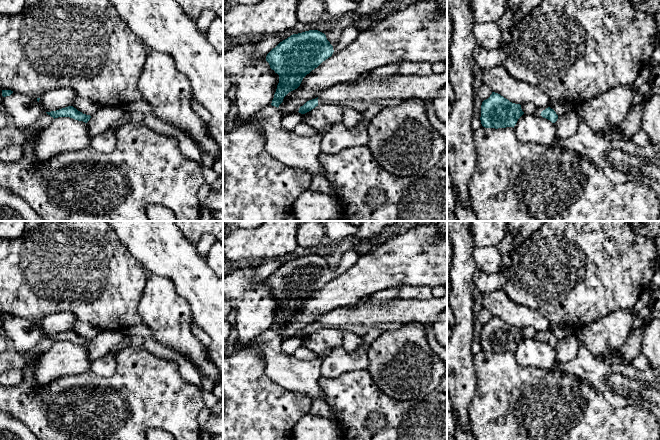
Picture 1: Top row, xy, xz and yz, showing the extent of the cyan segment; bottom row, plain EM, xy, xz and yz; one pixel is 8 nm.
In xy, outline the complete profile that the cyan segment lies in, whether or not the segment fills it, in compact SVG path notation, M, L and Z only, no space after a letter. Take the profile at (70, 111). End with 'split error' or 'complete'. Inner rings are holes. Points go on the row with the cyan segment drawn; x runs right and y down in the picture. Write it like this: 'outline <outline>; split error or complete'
outline M68 106L56 111L51 111L46 113L50 115L51 117L53 117L54 119L58 117L70 117L78 121L83 121L85 123L87 123L91 118L90 115L83 114L82 112L78 111L73 106Z; complete

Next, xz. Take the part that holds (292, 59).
outline M318 30L293 34L280 42L266 56L270 68L279 75L271 105L278 108L284 97L297 89L303 78L333 52L326 35Z; complete

